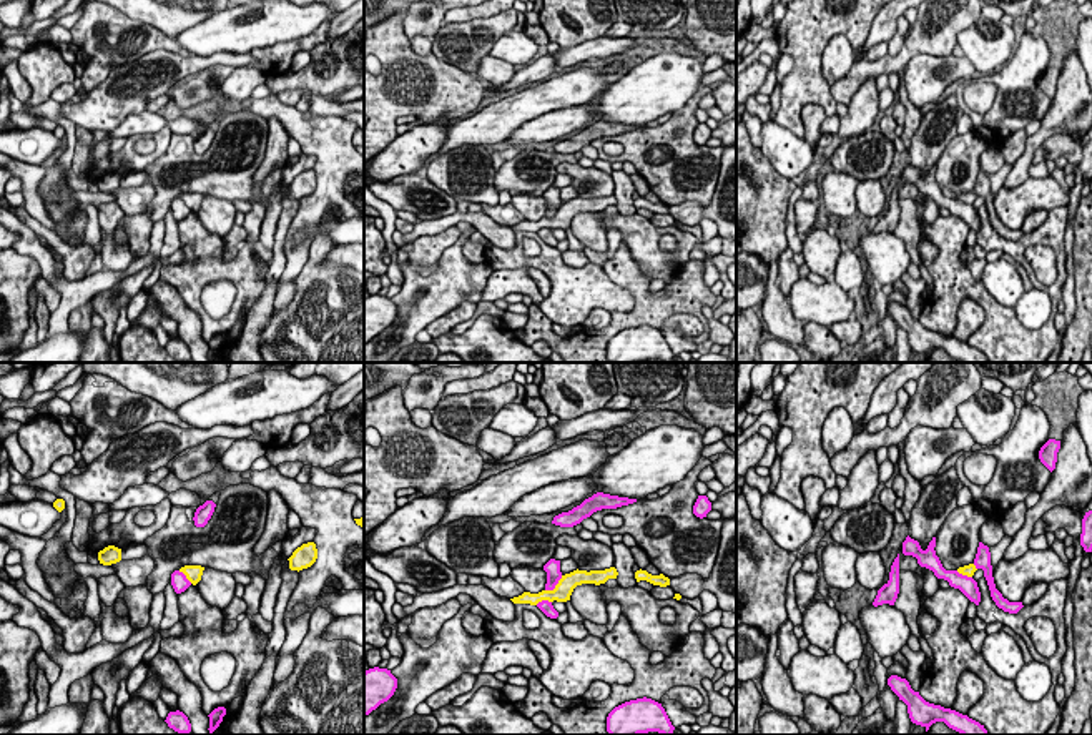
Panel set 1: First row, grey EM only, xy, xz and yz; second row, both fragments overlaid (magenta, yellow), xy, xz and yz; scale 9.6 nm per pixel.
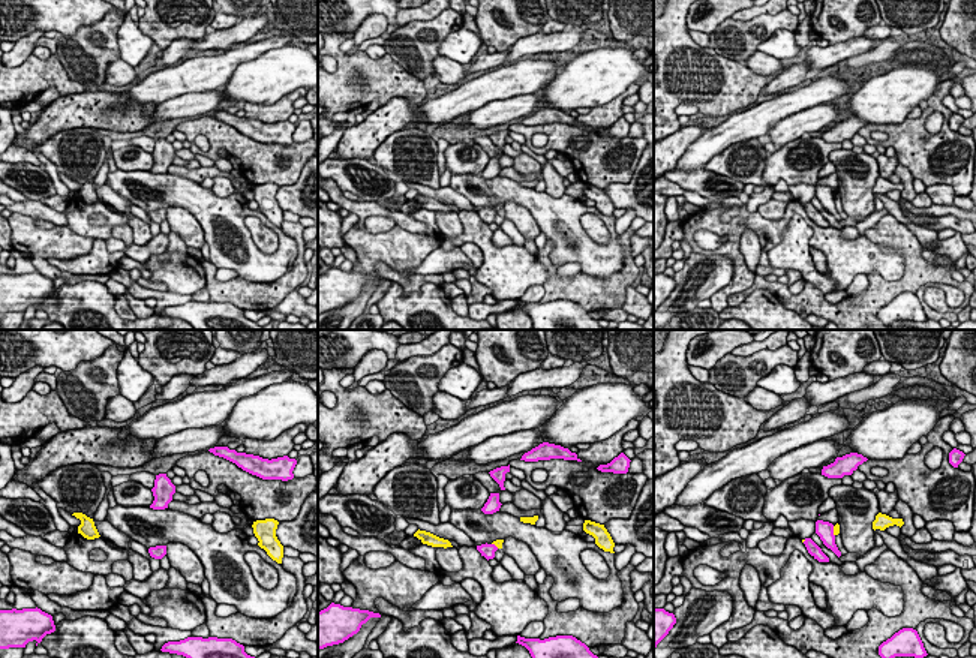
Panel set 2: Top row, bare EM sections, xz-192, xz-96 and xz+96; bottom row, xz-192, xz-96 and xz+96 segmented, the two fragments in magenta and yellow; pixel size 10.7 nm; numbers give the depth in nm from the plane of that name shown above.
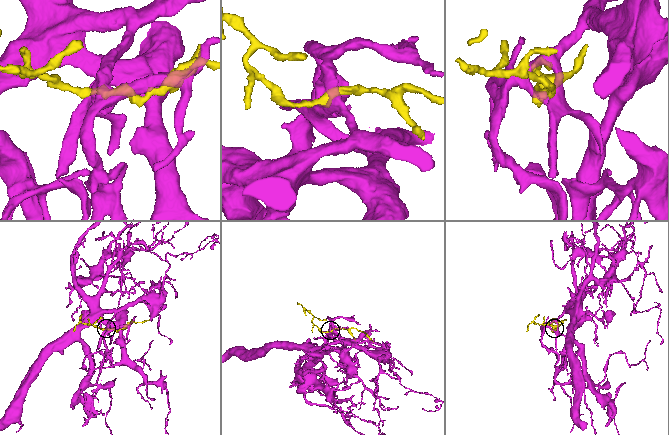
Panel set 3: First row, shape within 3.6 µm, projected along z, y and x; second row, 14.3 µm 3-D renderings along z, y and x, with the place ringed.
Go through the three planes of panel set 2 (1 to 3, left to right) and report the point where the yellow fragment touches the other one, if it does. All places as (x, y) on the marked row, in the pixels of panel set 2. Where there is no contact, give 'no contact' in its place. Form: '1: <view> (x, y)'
1: no contact
2: xz-96 (493, 544)
3: xz+96 (832, 531)

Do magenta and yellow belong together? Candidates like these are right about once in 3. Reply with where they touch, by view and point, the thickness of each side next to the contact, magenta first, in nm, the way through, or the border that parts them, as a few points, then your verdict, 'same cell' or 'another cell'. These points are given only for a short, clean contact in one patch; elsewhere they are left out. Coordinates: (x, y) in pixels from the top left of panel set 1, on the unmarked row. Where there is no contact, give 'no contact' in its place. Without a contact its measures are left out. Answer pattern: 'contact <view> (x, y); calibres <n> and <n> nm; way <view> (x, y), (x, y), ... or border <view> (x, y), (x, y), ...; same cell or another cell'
contact xz (555, 212); calibres 160 and 170 nm; border xz (562, 203), (552, 217), (546, 218); another cell

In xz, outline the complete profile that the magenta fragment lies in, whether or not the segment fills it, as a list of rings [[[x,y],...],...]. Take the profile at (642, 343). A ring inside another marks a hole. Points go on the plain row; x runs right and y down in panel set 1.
[[[637,326],[615,334],[607,344],[607,359],[610,363],[640,363],[658,359],[671,363],[671,353],[662,331],[652,326]]]

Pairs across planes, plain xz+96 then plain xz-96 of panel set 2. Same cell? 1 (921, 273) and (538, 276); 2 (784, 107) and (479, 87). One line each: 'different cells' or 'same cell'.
1: different cells
2: same cell

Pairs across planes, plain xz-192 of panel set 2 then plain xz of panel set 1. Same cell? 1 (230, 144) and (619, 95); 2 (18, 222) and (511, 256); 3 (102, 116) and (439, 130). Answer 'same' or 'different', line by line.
1: different
2: different
3: same

